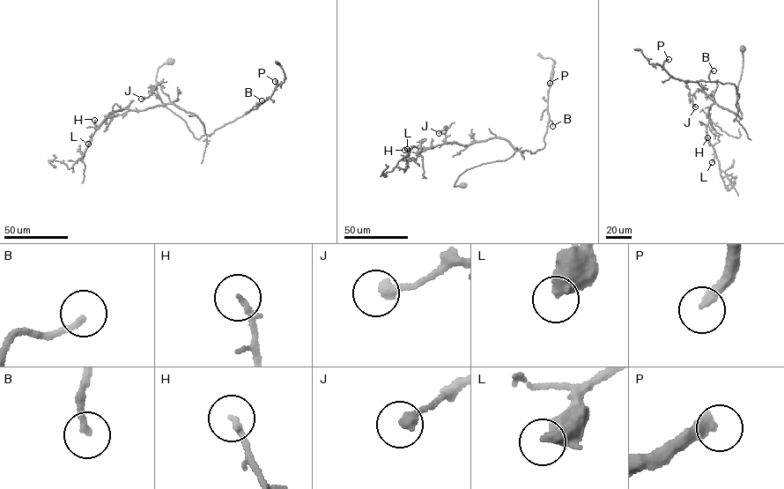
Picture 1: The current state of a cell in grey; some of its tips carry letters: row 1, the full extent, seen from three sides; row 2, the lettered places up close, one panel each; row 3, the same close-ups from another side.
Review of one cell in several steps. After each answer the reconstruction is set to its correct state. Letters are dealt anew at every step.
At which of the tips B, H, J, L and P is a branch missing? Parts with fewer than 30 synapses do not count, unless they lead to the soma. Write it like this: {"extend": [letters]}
{"extend": ["B", "P"]}

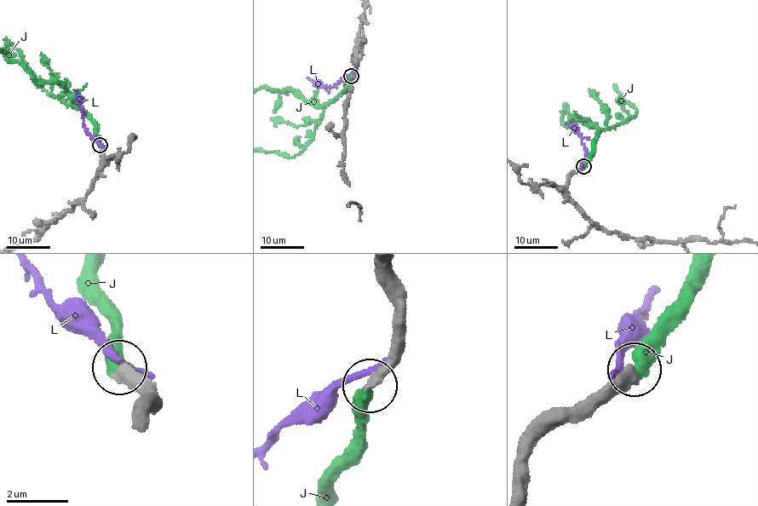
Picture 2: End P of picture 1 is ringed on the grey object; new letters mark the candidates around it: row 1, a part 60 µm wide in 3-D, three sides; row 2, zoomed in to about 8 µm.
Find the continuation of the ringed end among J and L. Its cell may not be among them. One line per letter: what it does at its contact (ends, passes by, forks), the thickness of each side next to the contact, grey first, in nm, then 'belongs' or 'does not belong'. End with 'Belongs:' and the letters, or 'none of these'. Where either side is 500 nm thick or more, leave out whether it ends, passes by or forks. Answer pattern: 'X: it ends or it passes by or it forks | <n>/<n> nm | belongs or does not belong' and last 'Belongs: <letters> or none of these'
J: it ends | 400/440 nm | belongs
L: 550/220 nm | does not belong
Belongs: J

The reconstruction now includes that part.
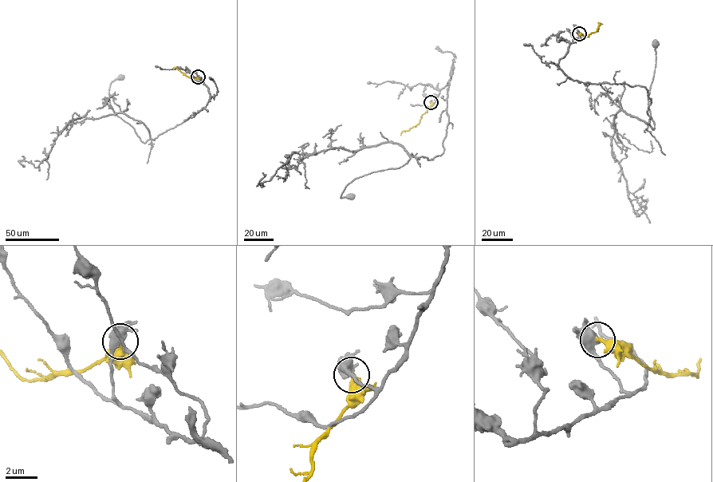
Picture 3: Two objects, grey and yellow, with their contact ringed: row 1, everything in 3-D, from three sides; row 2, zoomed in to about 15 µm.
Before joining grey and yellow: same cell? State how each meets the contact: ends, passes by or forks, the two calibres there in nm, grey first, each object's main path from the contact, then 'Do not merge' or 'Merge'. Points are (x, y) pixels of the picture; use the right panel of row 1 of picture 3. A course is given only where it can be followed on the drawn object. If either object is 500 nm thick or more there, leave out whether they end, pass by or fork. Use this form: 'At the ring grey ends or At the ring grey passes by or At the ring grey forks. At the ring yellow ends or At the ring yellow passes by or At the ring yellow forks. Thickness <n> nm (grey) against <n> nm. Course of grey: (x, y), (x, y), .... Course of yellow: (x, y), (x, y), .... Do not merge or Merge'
Thickness 550 nm (grey) against 360 nm. Course of grey: (578, 33), (565, 74), (651, 99), (648, 123), (620, 104), (613, 119), (628, 196), (646, 207), (636, 216). Course of yellow: (578, 33), (588, 37), (596, 30), (598, 22), (602, 24). Do not merge

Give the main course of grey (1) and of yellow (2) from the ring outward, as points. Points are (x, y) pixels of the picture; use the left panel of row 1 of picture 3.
1: (198, 77), (206, 104), (154, 140), (123, 113), (83, 117), (37, 167), (22, 165)
2: (198, 77), (192, 80), (176, 67), (173, 68)

